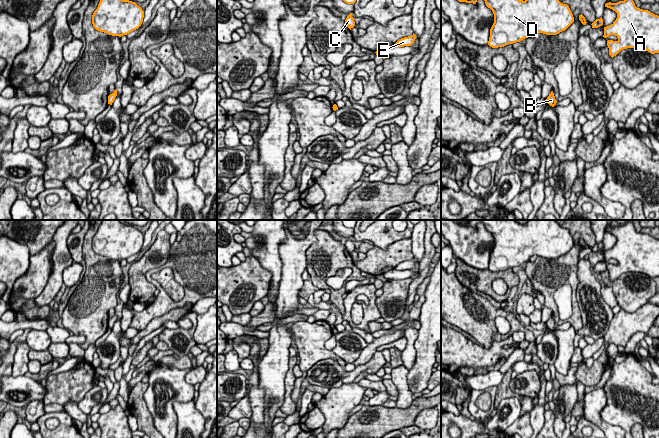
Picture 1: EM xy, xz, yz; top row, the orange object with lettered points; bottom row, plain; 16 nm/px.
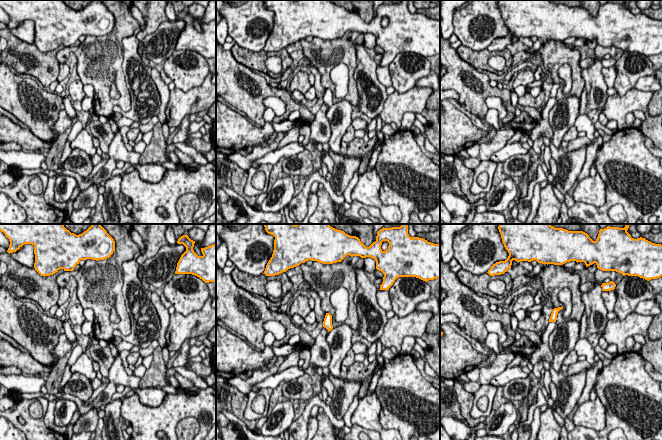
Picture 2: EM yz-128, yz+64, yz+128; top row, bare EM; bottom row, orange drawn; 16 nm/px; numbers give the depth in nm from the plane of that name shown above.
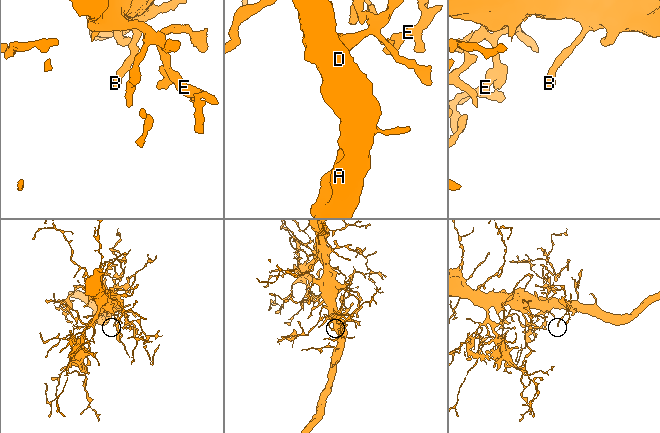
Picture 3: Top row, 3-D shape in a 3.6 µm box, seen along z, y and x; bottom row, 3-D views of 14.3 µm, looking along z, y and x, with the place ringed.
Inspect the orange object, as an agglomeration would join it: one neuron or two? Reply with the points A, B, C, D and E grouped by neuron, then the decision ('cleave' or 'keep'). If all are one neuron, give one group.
A B C D E; keep

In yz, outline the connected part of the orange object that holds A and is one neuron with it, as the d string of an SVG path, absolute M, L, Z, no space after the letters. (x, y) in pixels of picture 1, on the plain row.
M633 220L605 231L617 237L616 244L604 251L604 262L615 259L618 264L608 264L609 279L613 282L621 274L639 272L651 278L659 277L659 240L637 232Z

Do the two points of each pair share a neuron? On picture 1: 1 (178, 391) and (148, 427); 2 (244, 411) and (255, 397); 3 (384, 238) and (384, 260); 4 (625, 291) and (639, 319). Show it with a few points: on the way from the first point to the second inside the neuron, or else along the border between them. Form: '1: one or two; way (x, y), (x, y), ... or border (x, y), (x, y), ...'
1: two; border (144, 398), (153, 424), (156, 427)
2: two; border (247, 387), (251, 409), (250, 418)
3: two; border (405, 238), (394, 241), (385, 249), (374, 246)
4: two; border (648, 302), (631, 312), (626, 312), (622, 309)

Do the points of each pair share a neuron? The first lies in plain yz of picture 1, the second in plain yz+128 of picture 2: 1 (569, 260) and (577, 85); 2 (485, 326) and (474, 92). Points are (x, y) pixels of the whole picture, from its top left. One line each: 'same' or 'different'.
1: same
2: same

